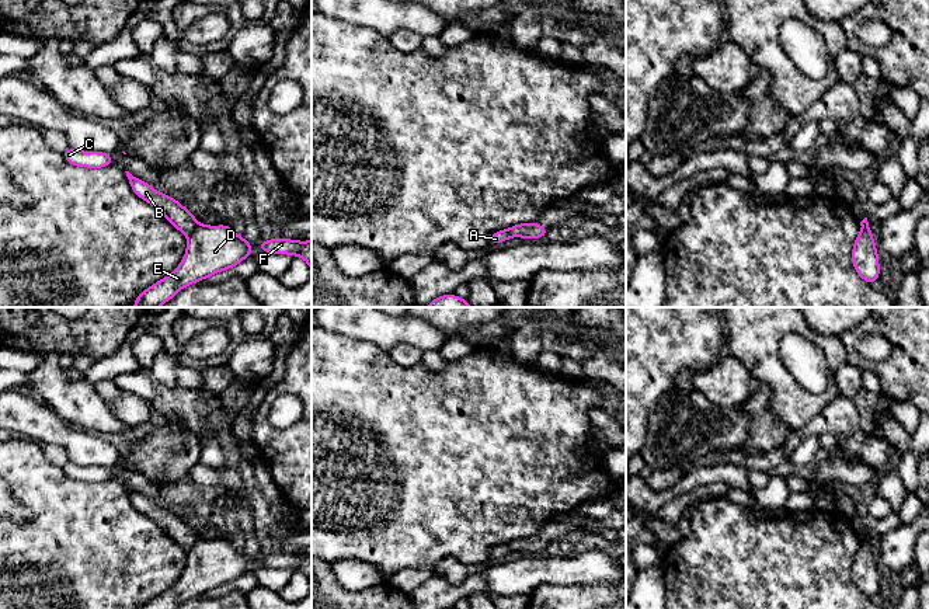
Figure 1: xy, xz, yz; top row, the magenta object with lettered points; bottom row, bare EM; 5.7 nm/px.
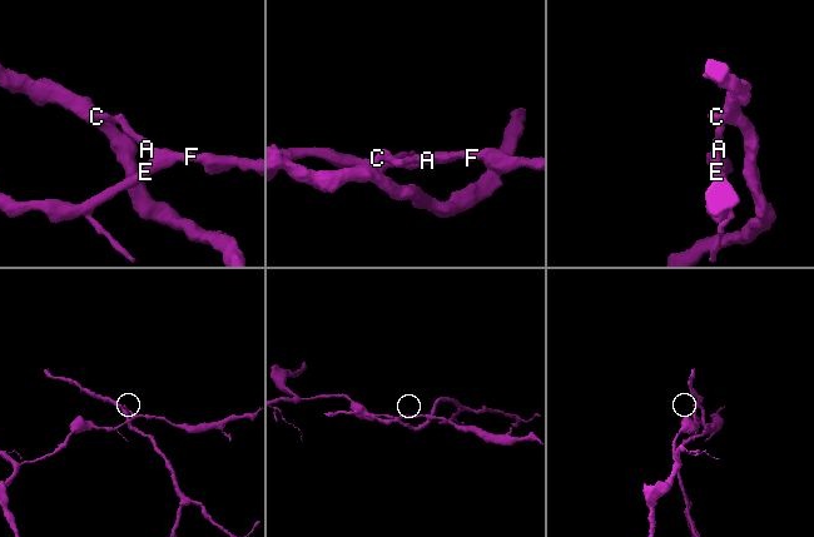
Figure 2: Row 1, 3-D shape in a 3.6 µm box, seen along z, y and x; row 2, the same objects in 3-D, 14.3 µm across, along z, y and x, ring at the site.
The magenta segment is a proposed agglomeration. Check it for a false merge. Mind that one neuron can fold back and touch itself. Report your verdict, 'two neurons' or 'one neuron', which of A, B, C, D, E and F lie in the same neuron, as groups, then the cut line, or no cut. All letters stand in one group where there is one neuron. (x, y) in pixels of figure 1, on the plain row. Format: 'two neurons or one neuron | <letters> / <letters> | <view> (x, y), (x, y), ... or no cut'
two neurons | A B C / D E F | xy (198, 539), (188, 552)

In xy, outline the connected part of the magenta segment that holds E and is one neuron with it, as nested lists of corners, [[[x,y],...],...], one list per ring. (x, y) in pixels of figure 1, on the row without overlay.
[[[198,539],[188,551],[185,571],[177,584],[140,609],[177,609],[191,598],[233,582],[253,566],[246,551],[237,550],[232,540]]]

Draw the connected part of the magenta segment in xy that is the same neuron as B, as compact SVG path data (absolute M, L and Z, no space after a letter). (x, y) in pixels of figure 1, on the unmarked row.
M125 486L129 494L132 505L156 523L159 523L167 535L178 543L185 550L191 550L191 547L198 540L196 532L184 522L180 516L177 516L173 511L160 508L147 497L133 491L129 486Z

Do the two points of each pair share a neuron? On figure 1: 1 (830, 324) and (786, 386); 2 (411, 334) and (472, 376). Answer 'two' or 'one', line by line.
1: two
2: two

